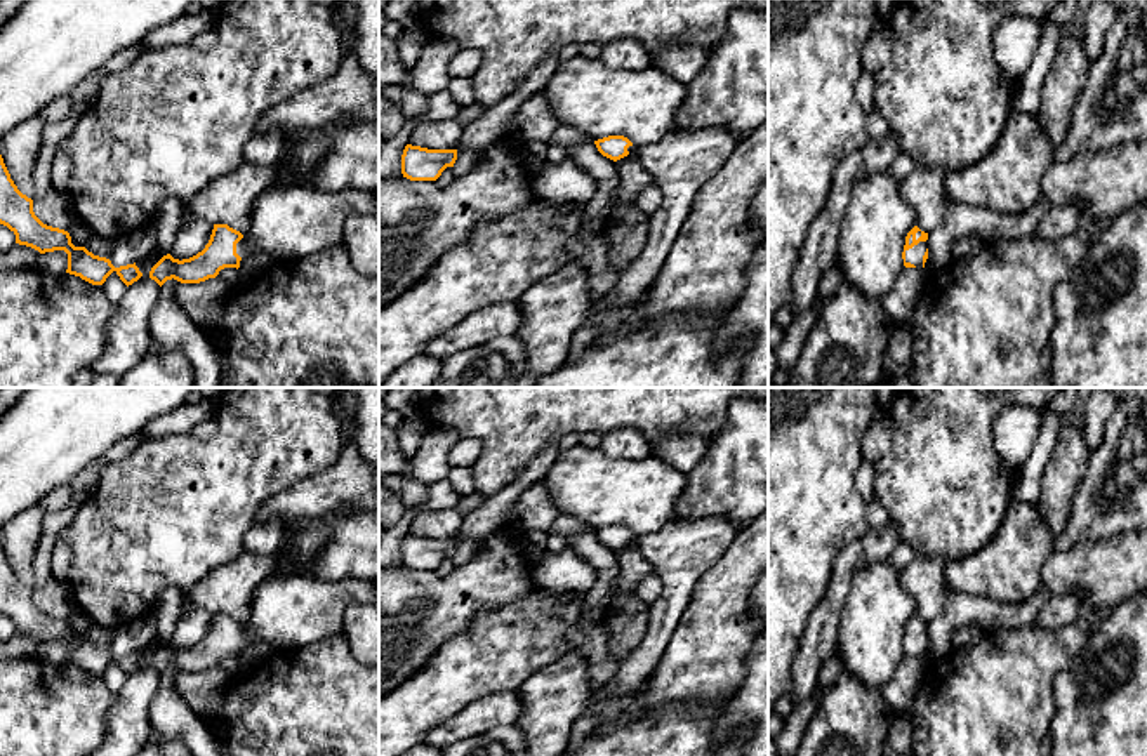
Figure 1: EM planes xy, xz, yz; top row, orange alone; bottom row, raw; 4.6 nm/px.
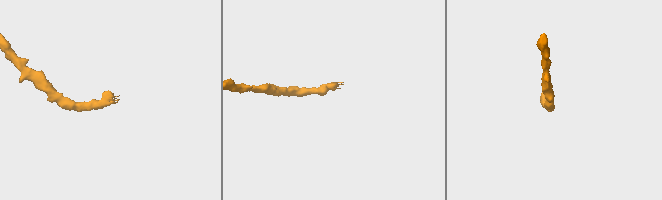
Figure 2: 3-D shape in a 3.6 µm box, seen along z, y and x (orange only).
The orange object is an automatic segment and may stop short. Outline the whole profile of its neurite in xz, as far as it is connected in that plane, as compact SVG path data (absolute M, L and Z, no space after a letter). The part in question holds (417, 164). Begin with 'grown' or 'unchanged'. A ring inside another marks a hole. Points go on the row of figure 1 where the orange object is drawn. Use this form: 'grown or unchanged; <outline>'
unchanged; M407 144L401 155L401 174L410 181L436 181L447 167L454 167L457 149L428 149Z

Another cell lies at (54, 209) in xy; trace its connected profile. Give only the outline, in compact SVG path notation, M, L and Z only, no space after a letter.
M50 189L42 198L33 200L33 212L43 224L64 231L75 222L73 203L61 189Z

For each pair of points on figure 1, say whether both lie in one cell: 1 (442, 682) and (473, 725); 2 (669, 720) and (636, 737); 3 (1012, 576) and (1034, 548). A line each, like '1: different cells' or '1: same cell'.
1: different cells
2: same cell
3: same cell

